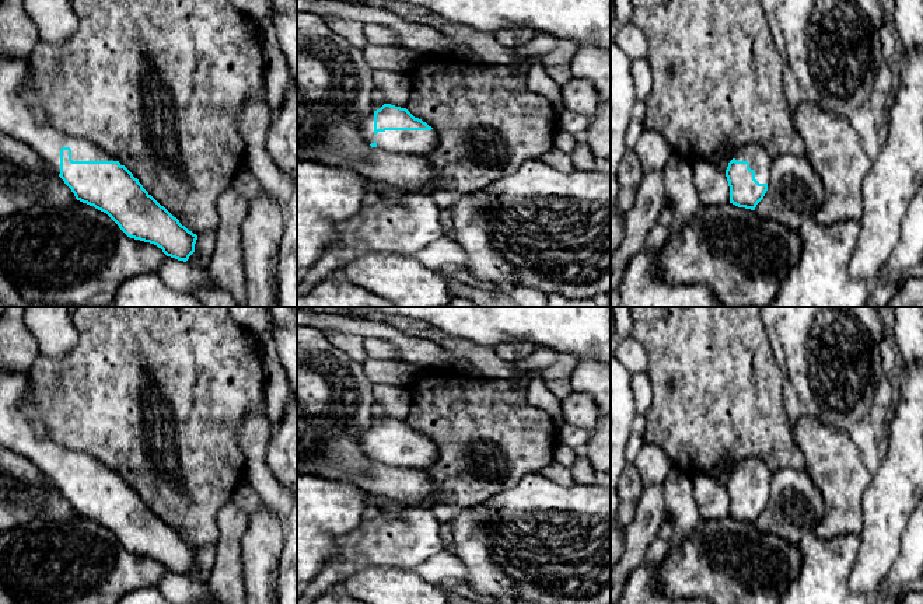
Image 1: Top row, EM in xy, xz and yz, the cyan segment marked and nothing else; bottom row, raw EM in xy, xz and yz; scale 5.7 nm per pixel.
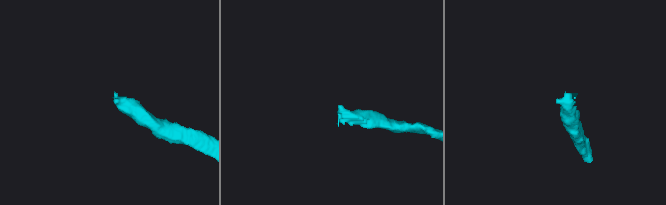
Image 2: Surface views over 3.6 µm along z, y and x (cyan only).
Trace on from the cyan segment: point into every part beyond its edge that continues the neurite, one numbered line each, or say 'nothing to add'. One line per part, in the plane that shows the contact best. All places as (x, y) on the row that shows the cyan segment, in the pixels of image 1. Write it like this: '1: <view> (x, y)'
1: xy (18, 119)

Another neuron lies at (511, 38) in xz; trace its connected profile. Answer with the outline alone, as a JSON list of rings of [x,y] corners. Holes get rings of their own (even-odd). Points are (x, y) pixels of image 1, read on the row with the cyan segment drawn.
[[[522,27],[507,28],[507,29],[493,32],[494,39],[500,45],[510,49],[515,49],[515,48],[529,43],[535,35],[536,35],[535,31],[532,31],[531,28],[522,28]]]

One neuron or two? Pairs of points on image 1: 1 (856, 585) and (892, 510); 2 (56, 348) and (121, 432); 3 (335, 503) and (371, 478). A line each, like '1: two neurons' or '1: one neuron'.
1: one neuron
2: two neurons
3: two neurons

